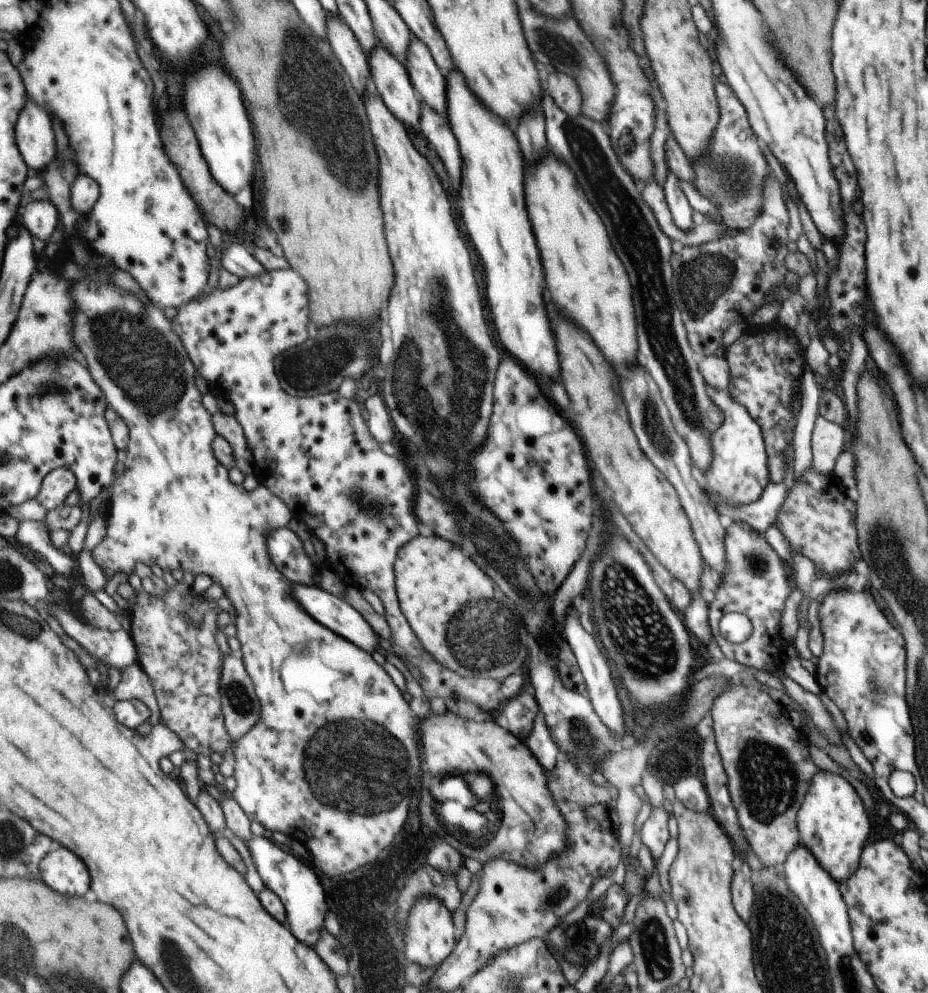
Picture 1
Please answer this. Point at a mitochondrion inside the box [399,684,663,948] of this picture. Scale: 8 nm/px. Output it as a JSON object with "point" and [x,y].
{"point":[583,737]}

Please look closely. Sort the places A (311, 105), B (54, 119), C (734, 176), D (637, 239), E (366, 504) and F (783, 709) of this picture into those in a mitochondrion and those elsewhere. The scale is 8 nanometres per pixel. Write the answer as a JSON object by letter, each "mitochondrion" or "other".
{"A":"mitochondrion","B":"other","C":"mitochondrion","D":"mitochondrion","E":"mitochondrion","F":"other"}

